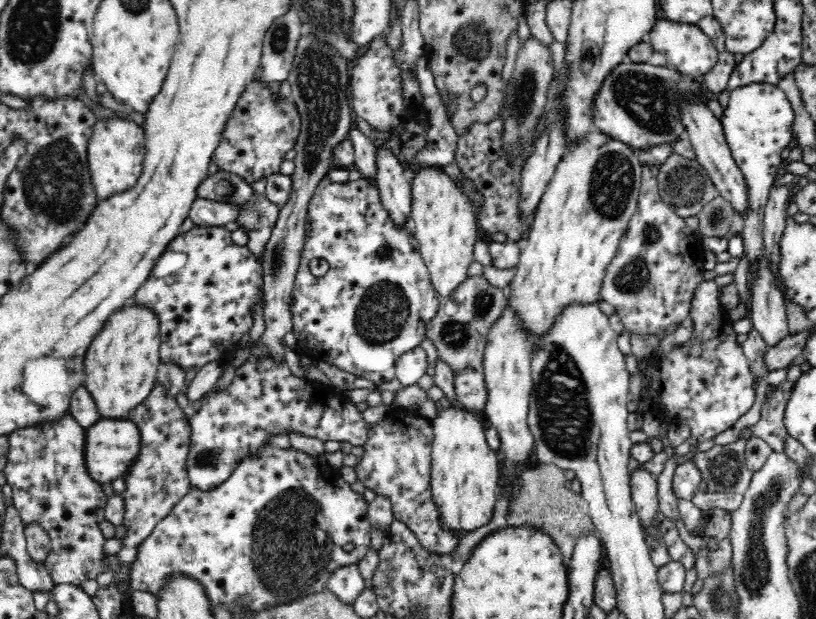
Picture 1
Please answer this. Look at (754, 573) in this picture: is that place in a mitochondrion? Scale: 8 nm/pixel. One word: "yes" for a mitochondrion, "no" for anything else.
yes

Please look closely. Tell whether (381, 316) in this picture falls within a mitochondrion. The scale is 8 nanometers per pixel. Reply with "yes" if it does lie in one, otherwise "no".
yes

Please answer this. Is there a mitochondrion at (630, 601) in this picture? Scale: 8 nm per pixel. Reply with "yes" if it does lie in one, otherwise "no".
no

